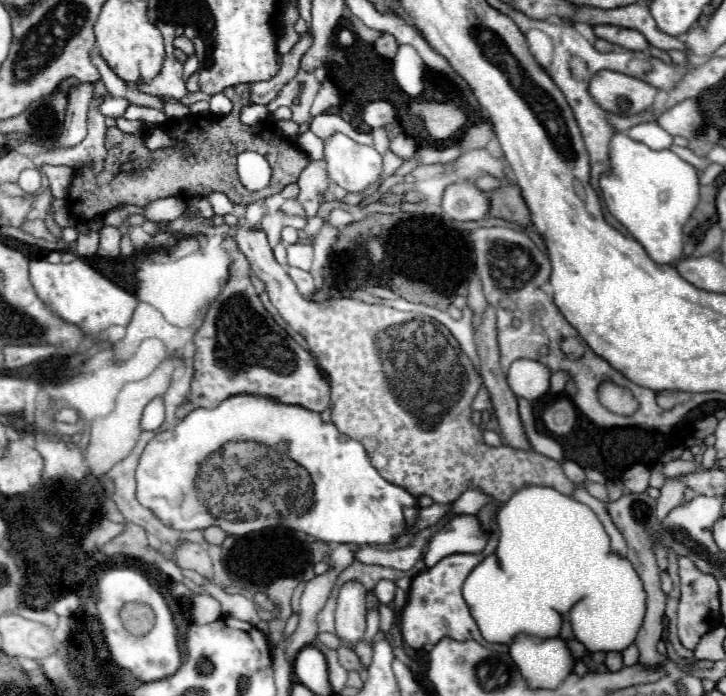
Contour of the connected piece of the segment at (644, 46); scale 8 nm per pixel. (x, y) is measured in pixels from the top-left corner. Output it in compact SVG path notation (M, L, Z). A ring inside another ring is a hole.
M592 26L594 34L598 38L604 38L616 46L622 46L626 50L634 50L634 52L646 52L650 50L650 42L638 32L638 30L630 30L630 28L616 28L616 26Z

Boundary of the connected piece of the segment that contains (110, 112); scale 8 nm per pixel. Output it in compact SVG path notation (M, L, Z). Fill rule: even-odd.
M110 98L110 100L106 100L104 104L102 104L102 114L104 116L112 116L112 118L120 118L120 116L124 116L124 112L126 112L126 108L130 106L130 100L128 98Z

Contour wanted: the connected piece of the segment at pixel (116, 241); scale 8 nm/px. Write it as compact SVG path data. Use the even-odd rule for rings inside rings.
M104 226L100 230L100 250L104 250L106 256L116 258L120 254L120 238L122 238L122 232L118 228Z

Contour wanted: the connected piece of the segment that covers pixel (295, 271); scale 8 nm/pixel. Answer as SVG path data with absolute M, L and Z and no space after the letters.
M288 268L288 274L294 280L294 284L300 290L300 294L304 298L312 298L312 294L314 294L314 280L312 280L310 272L304 272L300 268Z

